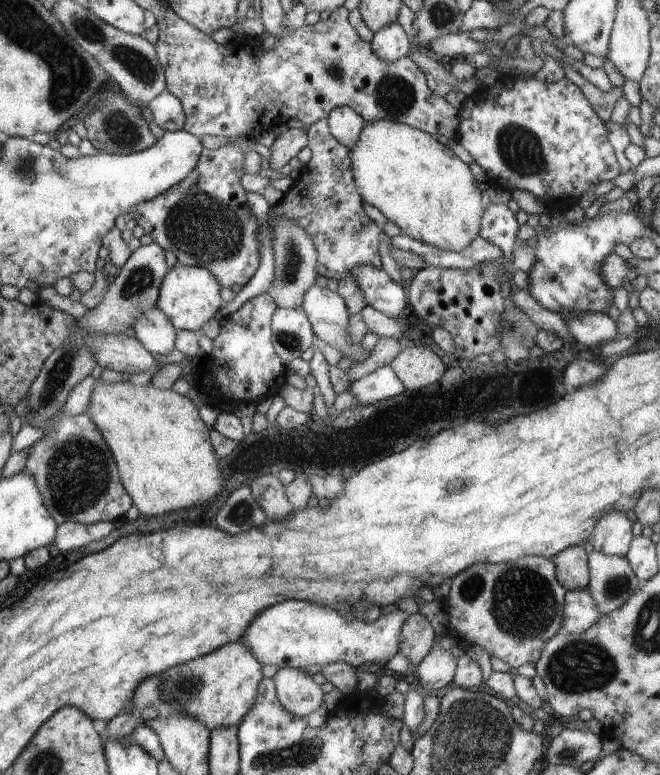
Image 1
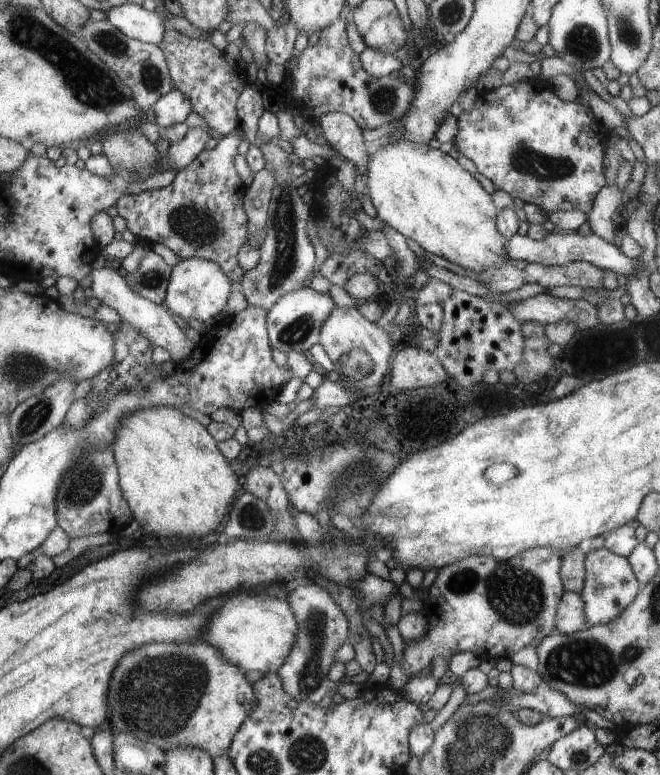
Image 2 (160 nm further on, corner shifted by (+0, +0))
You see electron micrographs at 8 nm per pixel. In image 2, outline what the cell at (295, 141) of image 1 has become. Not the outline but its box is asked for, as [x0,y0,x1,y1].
[245,170,276,246]

